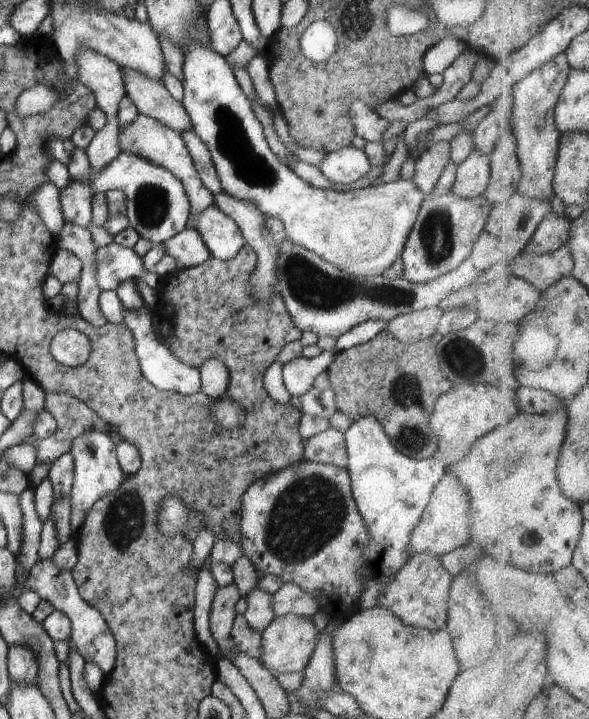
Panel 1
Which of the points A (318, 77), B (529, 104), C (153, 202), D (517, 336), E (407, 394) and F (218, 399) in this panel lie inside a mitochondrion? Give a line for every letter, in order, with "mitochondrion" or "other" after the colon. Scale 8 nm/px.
A: other
B: mitochondrion
C: mitochondrion
D: other
E: mitochondrion
F: other

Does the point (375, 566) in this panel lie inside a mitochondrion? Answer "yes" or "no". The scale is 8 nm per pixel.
no

